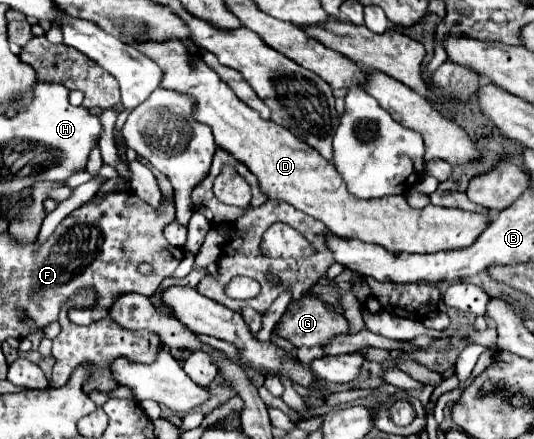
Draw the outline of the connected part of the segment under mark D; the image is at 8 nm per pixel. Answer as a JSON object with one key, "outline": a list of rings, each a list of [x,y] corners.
{"outline":[[[137,40],[129,42],[129,46],[135,46],[147,58],[155,60],[159,68],[163,68],[161,88],[195,98],[195,120],[211,126],[217,146],[231,152],[235,160],[245,164],[257,176],[259,188],[267,192],[267,198],[283,200],[315,220],[321,220],[341,238],[357,238],[379,244],[397,254],[427,254],[471,246],[489,224],[489,218],[457,208],[429,204],[423,210],[415,210],[407,204],[405,196],[383,196],[371,200],[355,198],[349,194],[339,172],[329,160],[319,156],[319,152],[315,152],[309,144],[295,138],[287,128],[271,120],[263,120],[259,112],[243,104],[243,100],[239,100],[235,92],[223,84],[223,80],[219,80],[201,56],[189,52],[181,40]]]}

